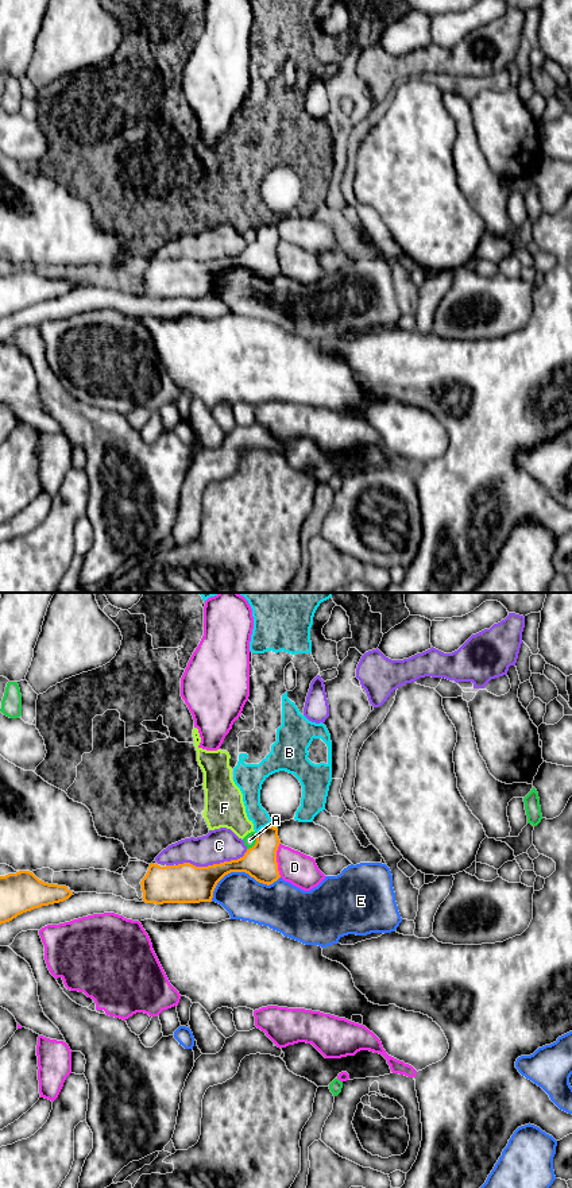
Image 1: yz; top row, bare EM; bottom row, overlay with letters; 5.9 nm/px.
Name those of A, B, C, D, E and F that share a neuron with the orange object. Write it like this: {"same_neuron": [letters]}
{"same_neuron": []}

